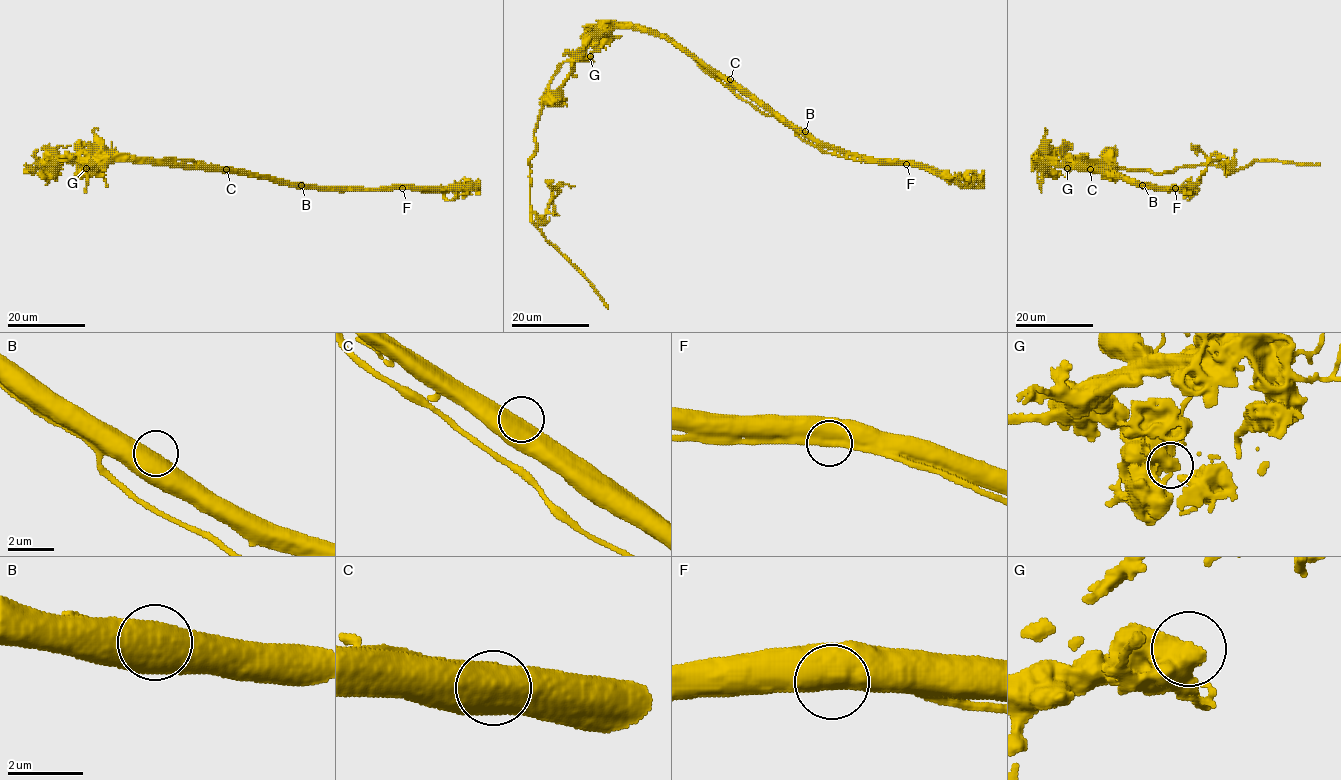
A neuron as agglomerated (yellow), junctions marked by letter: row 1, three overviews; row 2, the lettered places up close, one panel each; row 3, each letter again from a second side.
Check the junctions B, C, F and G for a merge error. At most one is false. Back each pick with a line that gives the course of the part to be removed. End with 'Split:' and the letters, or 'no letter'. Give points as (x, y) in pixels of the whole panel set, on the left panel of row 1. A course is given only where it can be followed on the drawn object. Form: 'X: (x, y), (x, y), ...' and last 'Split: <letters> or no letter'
F: (402, 188), (318, 189), (121, 154), (75, 153), (32, 174), (24, 170), (49, 161), (104, 164)
Split: F

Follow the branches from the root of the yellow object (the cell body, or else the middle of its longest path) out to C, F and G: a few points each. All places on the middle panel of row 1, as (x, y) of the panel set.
C: (595, 30), (644, 28), (656, 31), (730, 79)
F: (595, 30), (644, 28), (656, 31), (821, 142), (868, 157), (906, 164)
G: (595, 30), (579, 54), (581, 57), (590, 56)

